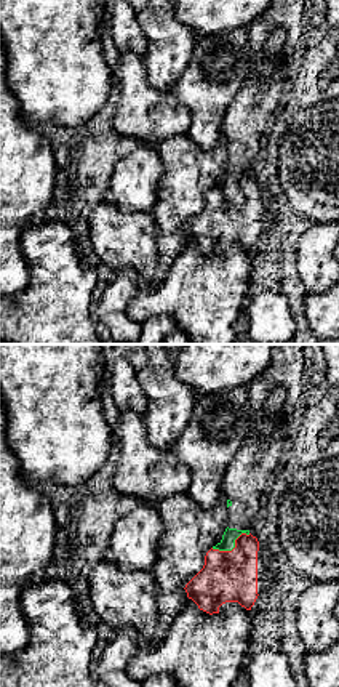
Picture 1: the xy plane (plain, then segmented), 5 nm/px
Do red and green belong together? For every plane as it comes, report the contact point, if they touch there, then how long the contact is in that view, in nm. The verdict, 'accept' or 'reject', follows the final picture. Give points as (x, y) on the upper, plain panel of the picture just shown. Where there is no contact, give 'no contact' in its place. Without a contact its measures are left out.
meets red at (234, 189); contact 220 nm long

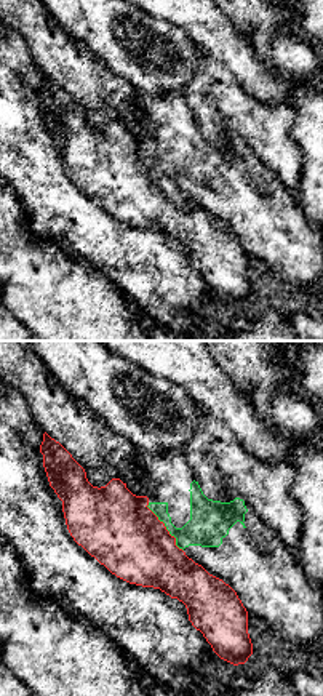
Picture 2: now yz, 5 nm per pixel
meets red at (165, 168); contact 300 nm long

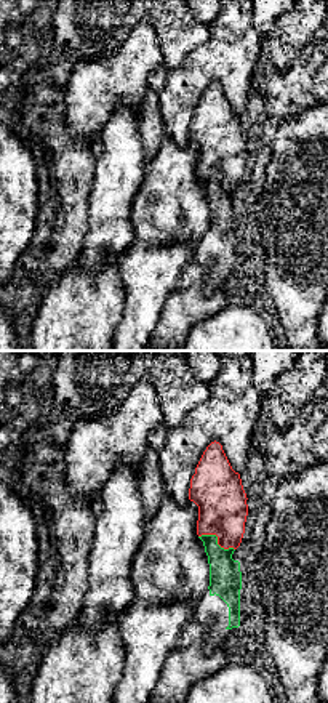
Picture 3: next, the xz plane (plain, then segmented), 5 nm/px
meets red at (218, 181); contact 200 nm long

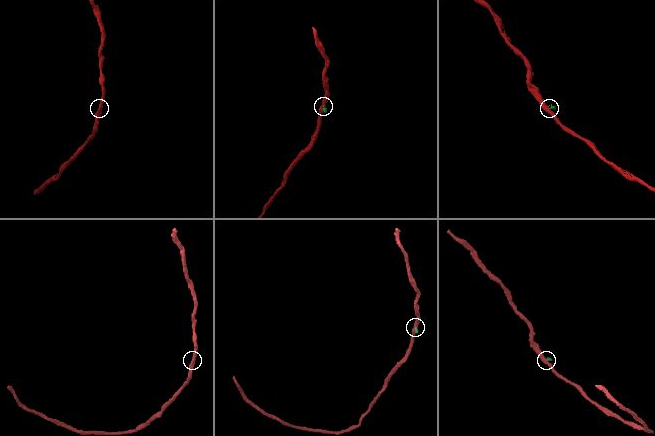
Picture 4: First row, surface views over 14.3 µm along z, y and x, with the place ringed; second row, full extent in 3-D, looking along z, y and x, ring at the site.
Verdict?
reject

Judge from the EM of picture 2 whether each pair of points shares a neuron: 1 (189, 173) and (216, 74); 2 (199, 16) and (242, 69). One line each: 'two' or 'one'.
1: two
2: one

